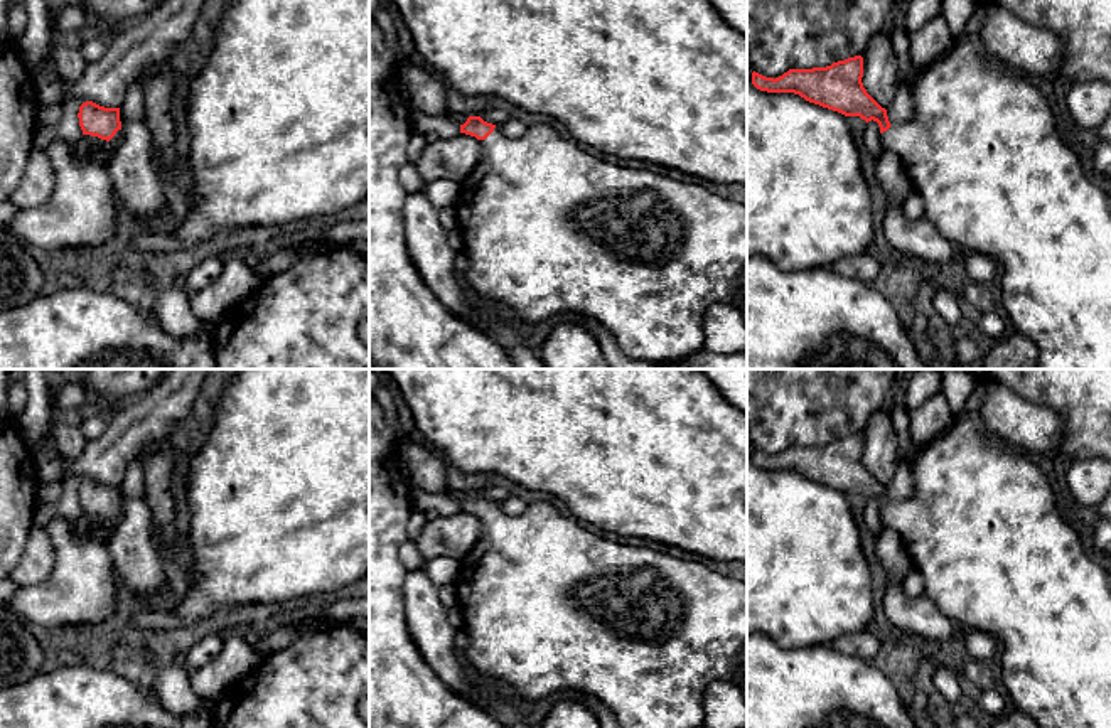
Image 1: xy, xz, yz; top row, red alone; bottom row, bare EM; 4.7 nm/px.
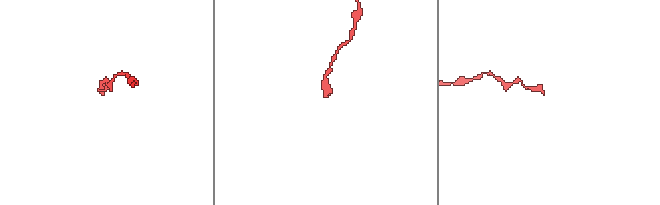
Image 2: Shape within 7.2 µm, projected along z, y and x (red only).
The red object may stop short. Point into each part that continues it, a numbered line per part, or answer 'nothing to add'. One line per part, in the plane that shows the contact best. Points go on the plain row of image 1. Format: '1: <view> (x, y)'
1: xz (548, 605)

